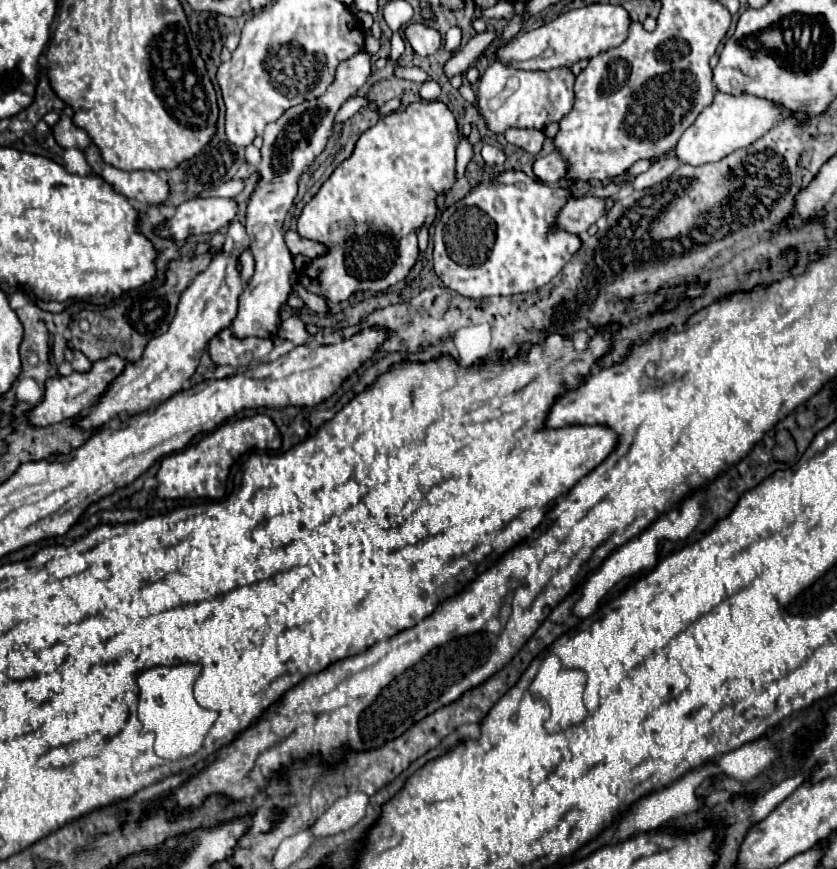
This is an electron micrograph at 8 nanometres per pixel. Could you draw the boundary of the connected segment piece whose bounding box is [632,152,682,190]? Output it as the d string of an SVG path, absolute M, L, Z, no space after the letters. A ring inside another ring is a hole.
M674 152L664 154L664 156L660 156L658 160L654 160L654 164L652 164L652 168L650 168L648 172L638 174L638 176L634 178L632 188L644 190L644 188L648 188L648 186L652 186L652 184L660 184L664 178L672 176L678 166L682 166L682 162L680 162L680 158L678 158Z

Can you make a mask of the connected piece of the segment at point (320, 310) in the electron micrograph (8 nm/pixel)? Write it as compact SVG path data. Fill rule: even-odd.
M292 274L292 290L306 302L306 306L308 306L312 312L316 312L316 314L320 314L320 316L324 316L326 312L330 312L326 300L322 298L322 296L316 296L316 294L312 294L312 292L304 292L304 288L300 288L300 284L296 282L296 274Z

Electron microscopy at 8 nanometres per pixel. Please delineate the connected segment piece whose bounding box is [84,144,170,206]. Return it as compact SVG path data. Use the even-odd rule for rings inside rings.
M90 144L84 154L86 154L92 170L98 176L102 176L104 180L108 180L116 188L116 192L128 196L130 200L138 200L138 202L148 204L148 206L162 206L170 198L170 186L158 172L118 170L100 158L100 152L94 144Z

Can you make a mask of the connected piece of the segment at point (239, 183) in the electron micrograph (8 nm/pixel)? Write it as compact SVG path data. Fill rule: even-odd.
M236 178L236 180L228 180L228 182L224 182L224 184L220 184L220 188L202 192L202 194L198 194L198 196L224 196L224 198L234 198L234 196L238 196L242 190L244 190L244 180Z

